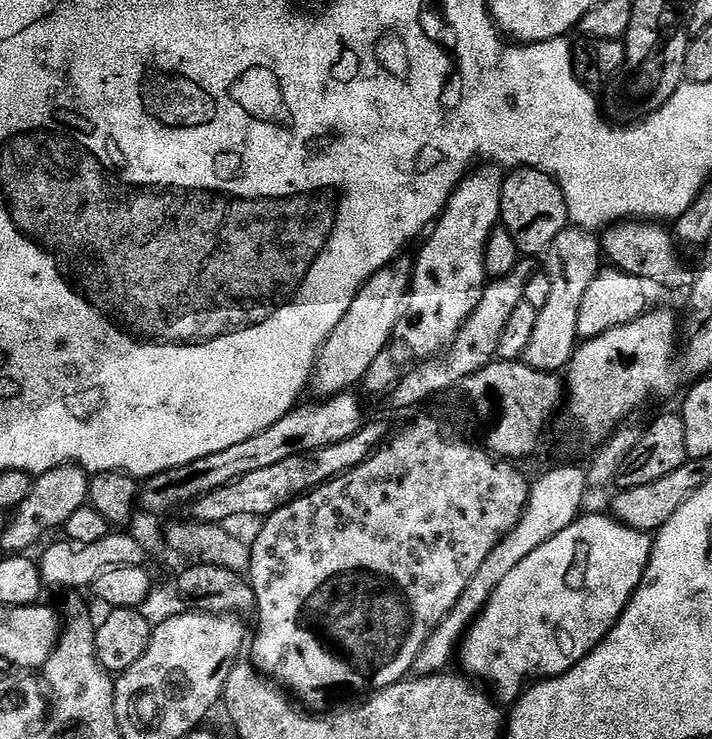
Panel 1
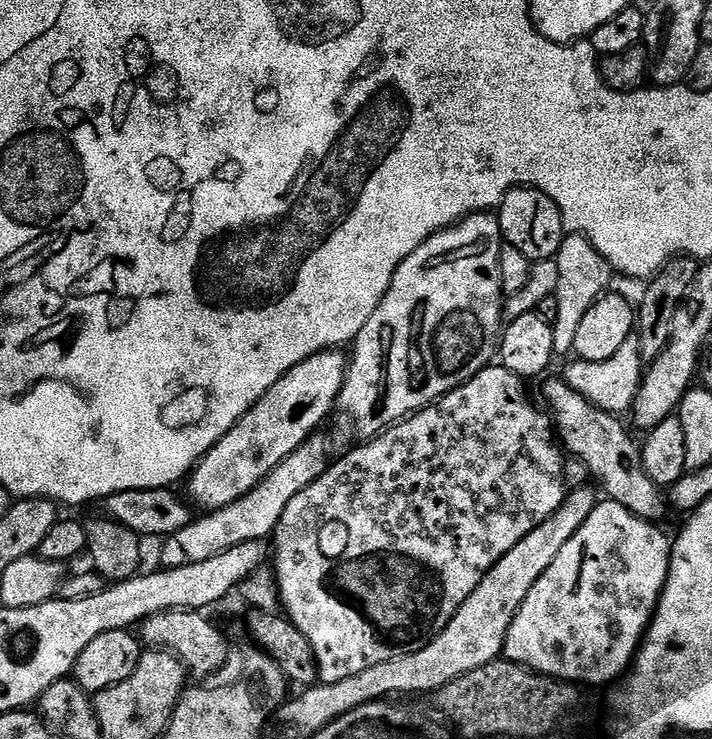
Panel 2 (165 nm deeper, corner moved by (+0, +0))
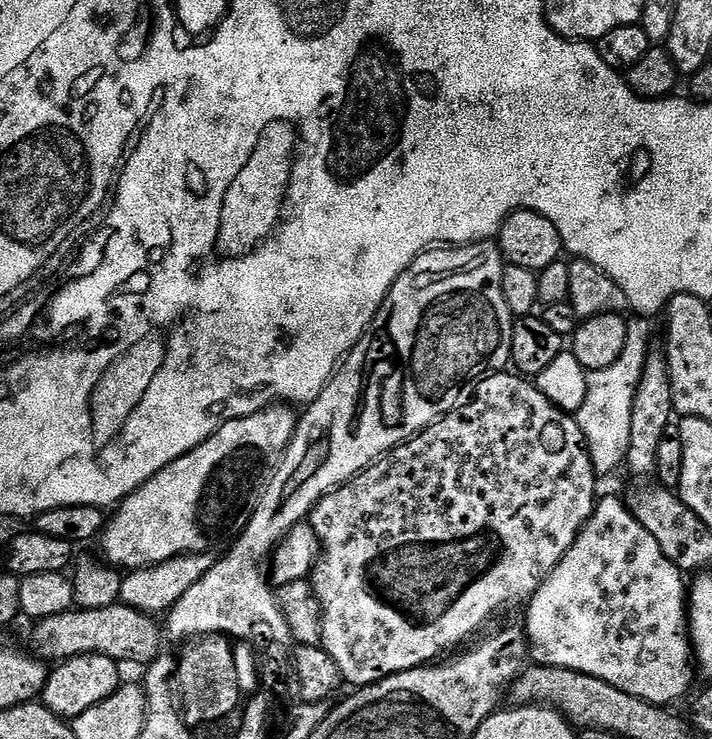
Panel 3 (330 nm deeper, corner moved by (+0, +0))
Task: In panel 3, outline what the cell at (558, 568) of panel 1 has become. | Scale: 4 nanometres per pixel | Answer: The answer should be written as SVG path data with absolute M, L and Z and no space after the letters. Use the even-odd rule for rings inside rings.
M612 496L606 497L605 500L603 497L597 503L596 509L592 511L592 516L584 523L584 529L578 534L574 546L570 546L570 550L560 559L555 570L544 579L544 585L532 595L531 600L527 601L528 628L526 627L526 635L529 657L537 665L546 668L574 670L578 674L600 678L610 682L610 686L618 686L618 690L626 690L626 694L634 694L634 698L645 700L647 704L676 706L672 704L678 703L687 694L688 687L692 684L693 668L690 663L693 651L690 643L690 629L686 623L686 584L684 588L683 579L685 580L685 577L680 569L675 568L670 560L662 554L662 548L658 546L658 542L654 542L650 530L646 530L632 517L627 503L623 499L615 500Z

